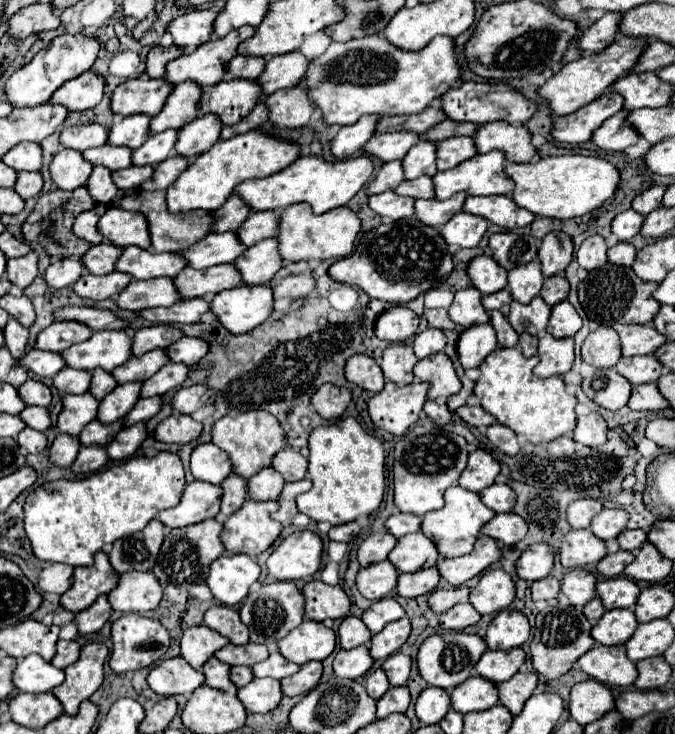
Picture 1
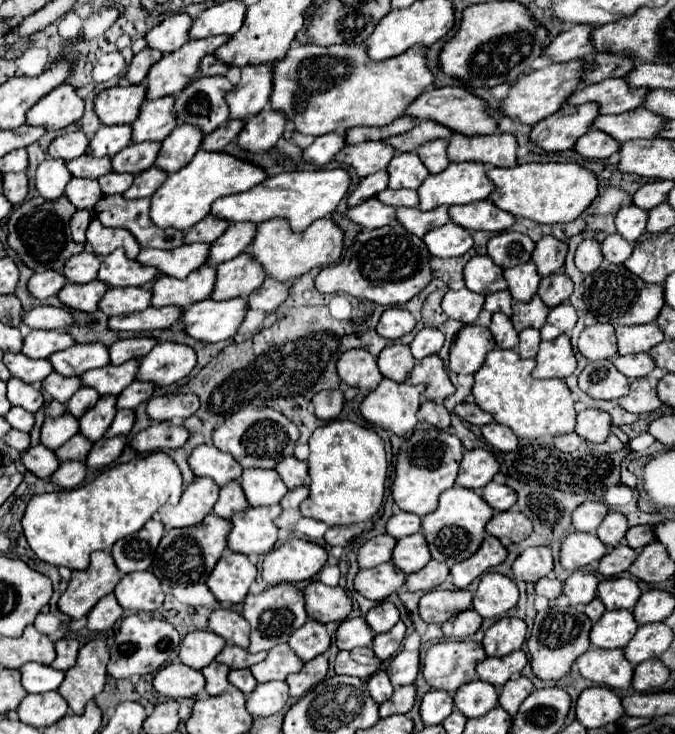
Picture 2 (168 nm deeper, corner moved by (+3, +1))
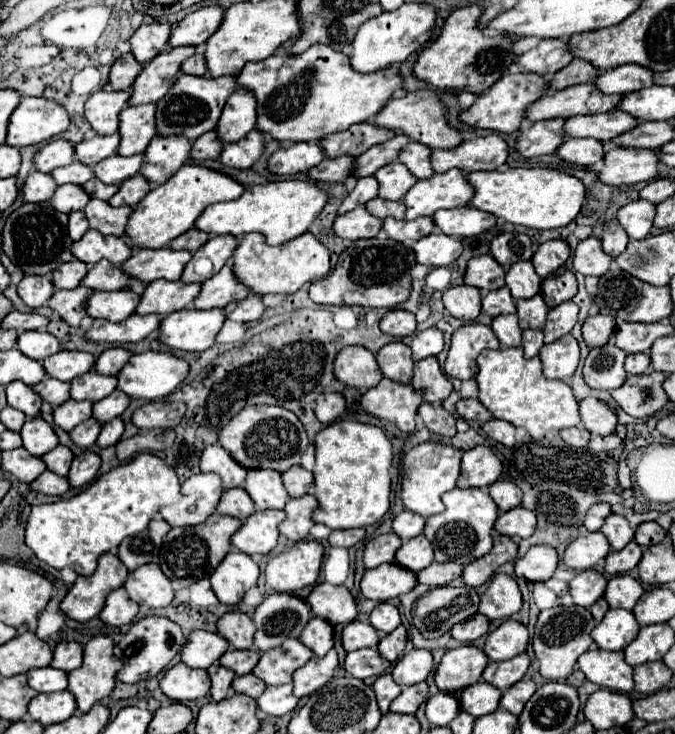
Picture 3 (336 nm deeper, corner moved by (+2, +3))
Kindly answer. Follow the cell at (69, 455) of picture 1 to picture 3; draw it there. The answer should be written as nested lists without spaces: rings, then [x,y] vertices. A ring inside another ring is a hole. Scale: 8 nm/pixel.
[[[19,447],[13,451],[3,451],[3,469],[19,481],[33,483],[45,471],[45,461],[41,461],[41,457],[33,457],[25,451],[25,447]]]

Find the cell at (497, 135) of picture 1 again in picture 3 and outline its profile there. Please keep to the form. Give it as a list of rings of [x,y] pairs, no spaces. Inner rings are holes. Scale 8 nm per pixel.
[[[489,133],[485,137],[463,141],[455,149],[435,149],[431,153],[431,163],[435,173],[443,173],[453,167],[465,173],[495,171],[507,163],[507,155],[507,143],[497,133]]]

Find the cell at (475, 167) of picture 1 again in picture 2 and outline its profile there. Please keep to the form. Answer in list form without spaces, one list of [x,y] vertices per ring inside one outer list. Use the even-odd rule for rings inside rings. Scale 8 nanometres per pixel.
[[[452,163],[442,173],[428,175],[416,193],[420,197],[418,209],[430,211],[440,205],[450,207],[482,201],[492,193],[492,181],[488,181],[482,163]]]

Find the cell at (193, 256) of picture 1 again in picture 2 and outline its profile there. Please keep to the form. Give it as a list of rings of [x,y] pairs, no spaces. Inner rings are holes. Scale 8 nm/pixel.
[[[194,243],[194,245],[182,245],[170,251],[164,249],[142,249],[136,257],[138,263],[158,269],[160,273],[176,279],[184,279],[190,271],[196,271],[200,265],[204,265],[204,259],[208,257],[208,245],[206,243]]]

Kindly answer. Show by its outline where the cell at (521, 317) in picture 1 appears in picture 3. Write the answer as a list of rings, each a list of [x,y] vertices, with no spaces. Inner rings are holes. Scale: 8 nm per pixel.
[[[539,293],[531,299],[517,301],[517,317],[519,317],[521,329],[543,329],[547,313],[549,313],[549,307],[545,305]]]

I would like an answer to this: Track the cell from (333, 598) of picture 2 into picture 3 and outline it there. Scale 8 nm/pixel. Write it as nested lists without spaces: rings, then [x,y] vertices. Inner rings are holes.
[[[319,583],[311,589],[307,603],[311,605],[313,615],[337,625],[351,623],[357,617],[357,605],[353,595],[345,585]]]

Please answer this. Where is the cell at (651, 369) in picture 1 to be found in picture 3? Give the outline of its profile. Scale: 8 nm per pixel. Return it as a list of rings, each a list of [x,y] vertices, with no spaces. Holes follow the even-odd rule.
[[[633,353],[633,355],[627,355],[625,359],[625,371],[629,375],[641,375],[641,373],[647,373],[651,367],[651,357],[649,353]]]

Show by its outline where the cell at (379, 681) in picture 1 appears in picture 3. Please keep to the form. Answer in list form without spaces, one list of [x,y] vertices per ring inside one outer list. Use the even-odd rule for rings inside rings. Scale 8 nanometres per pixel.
[[[385,673],[385,675],[377,677],[377,681],[373,683],[373,691],[375,691],[375,695],[377,695],[377,703],[379,703],[381,713],[387,713],[391,701],[401,693],[401,685],[397,685],[397,683],[393,681],[391,673]]]

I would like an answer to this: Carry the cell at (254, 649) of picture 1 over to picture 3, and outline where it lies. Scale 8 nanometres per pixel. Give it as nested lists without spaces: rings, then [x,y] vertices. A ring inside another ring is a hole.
[[[229,649],[225,655],[221,655],[219,663],[227,669],[233,669],[237,675],[247,675],[251,669],[257,665],[261,653],[259,651],[239,651],[239,649]]]

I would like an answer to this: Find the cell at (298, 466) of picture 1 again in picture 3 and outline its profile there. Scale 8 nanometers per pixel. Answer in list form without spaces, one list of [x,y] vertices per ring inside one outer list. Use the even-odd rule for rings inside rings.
[[[293,465],[283,473],[283,485],[291,497],[305,495],[311,483],[313,483],[313,473],[303,469],[301,465]]]

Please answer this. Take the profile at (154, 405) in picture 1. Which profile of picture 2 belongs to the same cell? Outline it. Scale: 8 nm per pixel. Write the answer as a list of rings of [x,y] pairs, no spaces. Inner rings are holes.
[[[118,411],[104,437],[110,439],[110,437],[118,437],[118,435],[128,435],[132,425],[134,425],[134,411]]]

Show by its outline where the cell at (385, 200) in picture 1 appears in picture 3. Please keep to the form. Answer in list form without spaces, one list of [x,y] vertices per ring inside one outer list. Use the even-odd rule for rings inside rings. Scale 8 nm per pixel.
[[[359,205],[357,209],[339,215],[333,223],[333,231],[347,241],[357,241],[357,239],[369,239],[369,237],[377,237],[381,231],[381,219],[373,217],[365,205]]]

